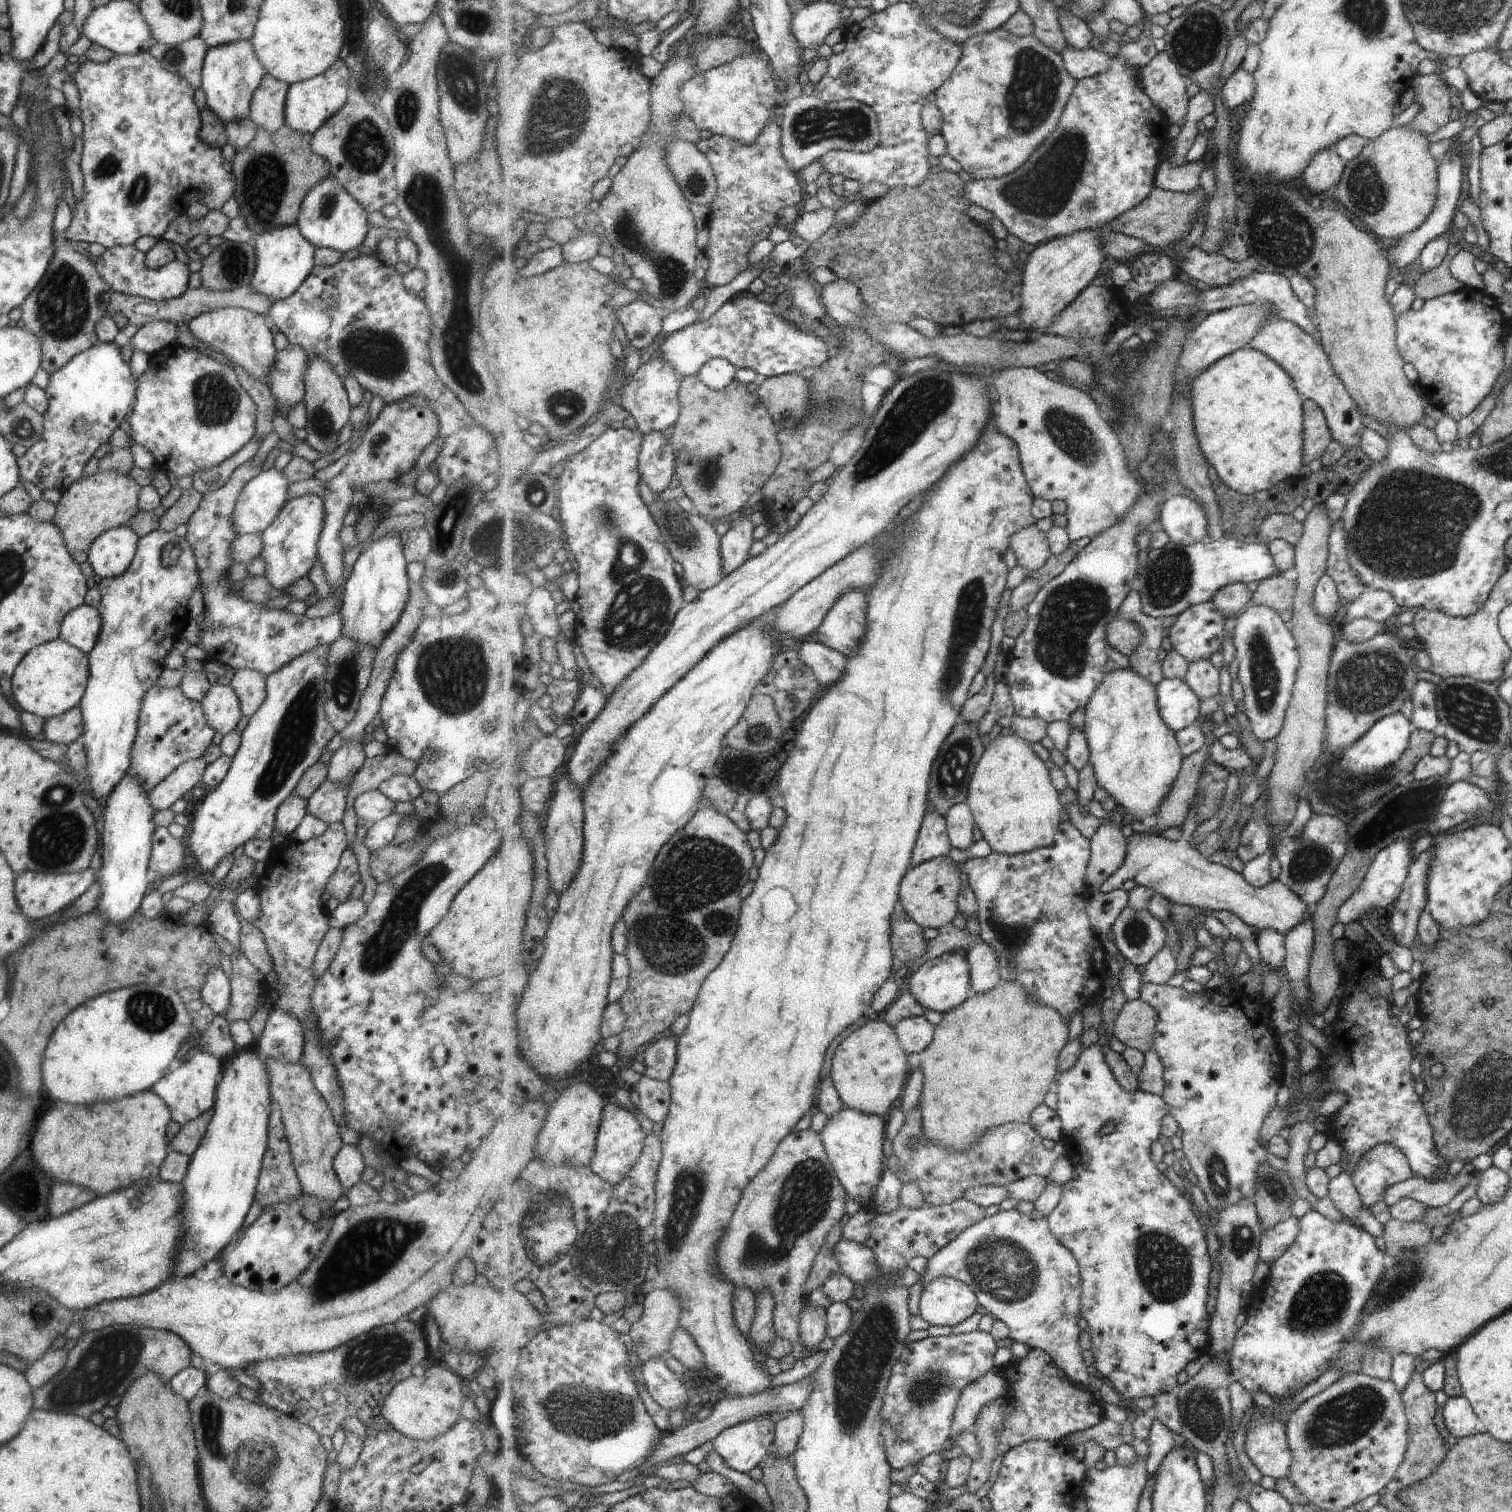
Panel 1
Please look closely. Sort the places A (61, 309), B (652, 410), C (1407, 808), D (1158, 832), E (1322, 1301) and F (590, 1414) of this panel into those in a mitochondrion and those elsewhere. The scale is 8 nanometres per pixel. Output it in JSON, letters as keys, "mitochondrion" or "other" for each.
{"A":"mitochondrion","B":"other","C":"mitochondrion","D":"other","E":"mitochondrion","F":"mitochondrion"}

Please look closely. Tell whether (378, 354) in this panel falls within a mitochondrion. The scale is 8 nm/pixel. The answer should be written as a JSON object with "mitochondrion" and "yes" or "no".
{"mitochondrion":"yes"}

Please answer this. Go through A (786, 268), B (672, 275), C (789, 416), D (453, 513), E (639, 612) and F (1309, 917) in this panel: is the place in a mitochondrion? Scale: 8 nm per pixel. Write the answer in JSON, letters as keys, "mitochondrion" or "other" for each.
{"A":"other","B":"mitochondrion","C":"mitochondrion","D":"mitochondrion","E":"mitochondrion","F":"other"}

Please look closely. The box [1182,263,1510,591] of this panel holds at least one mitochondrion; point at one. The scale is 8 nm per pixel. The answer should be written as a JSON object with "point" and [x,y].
{"point":[1410,525]}

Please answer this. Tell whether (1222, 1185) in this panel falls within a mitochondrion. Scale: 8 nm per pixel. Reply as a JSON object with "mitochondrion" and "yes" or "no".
{"mitochondrion":"yes"}

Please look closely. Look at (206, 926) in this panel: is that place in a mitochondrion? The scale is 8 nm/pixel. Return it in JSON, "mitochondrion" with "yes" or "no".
{"mitochondrion":"no"}

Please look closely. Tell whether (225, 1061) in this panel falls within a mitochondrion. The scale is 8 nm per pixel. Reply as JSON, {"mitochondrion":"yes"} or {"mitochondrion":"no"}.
{"mitochondrion":"no"}

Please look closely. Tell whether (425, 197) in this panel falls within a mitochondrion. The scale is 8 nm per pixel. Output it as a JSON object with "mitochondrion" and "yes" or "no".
{"mitochondrion":"yes"}

